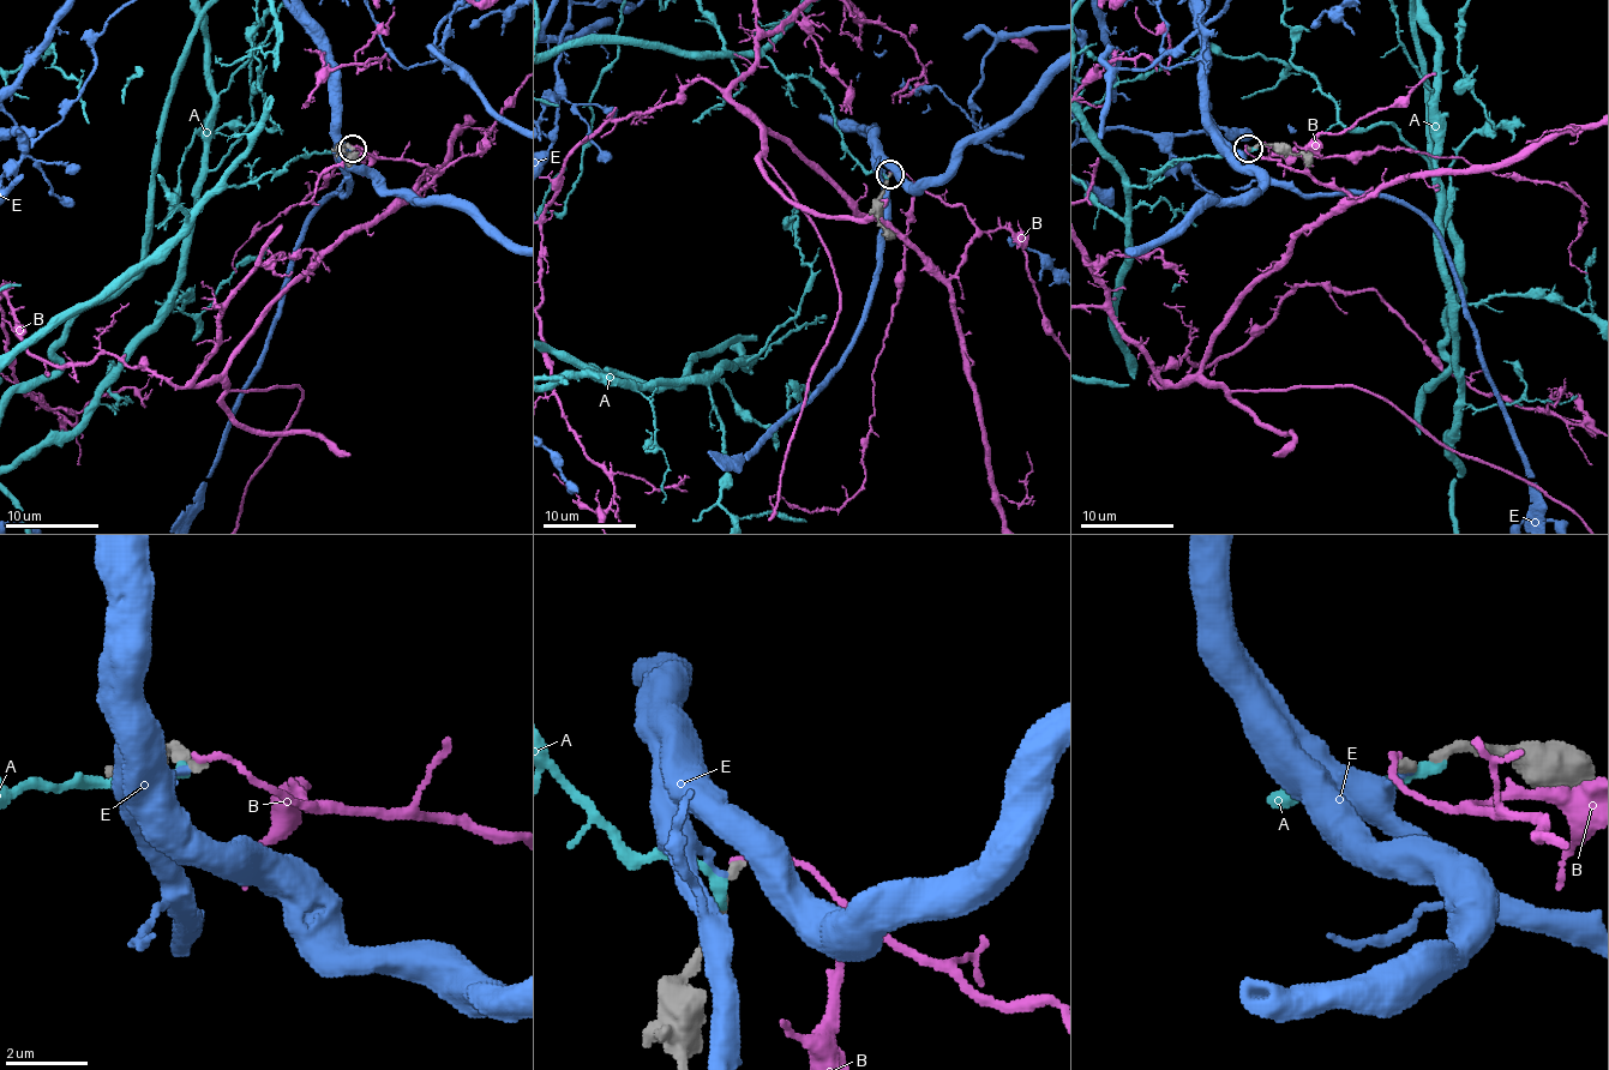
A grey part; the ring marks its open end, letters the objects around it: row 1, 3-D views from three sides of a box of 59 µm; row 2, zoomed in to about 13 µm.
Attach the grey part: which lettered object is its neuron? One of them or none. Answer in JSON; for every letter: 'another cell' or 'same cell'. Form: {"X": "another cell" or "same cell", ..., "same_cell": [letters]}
{"A": "another cell", "B": "another cell", "E": "another cell", "same_cell": []}

